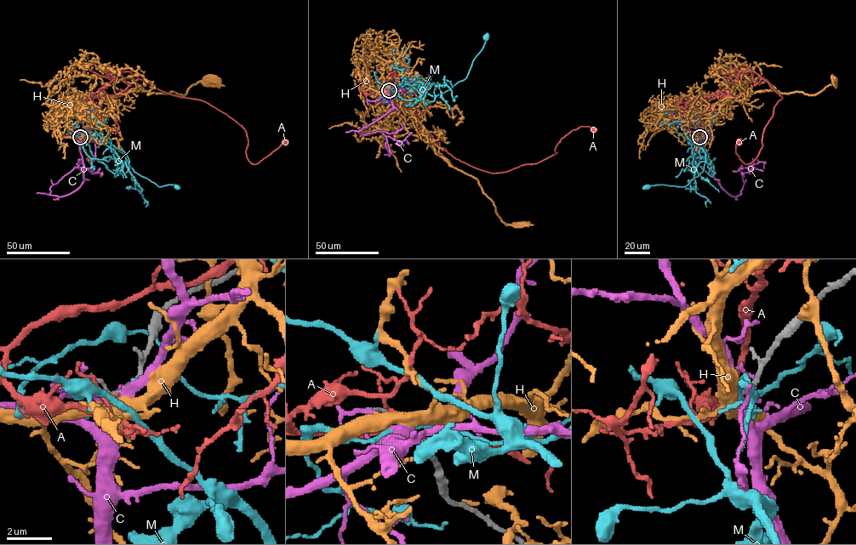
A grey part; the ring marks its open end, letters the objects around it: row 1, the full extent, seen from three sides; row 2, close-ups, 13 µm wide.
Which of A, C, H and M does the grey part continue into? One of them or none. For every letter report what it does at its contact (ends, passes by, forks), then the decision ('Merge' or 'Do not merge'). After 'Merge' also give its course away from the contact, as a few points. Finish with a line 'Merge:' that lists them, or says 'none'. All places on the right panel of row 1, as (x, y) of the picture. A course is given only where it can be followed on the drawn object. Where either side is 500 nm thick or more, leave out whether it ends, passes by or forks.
A: It ends there. Do not merge
C: It forks there. Do not merge
H: Do not merge
M: It passes by. Do not merge
Merge: none

